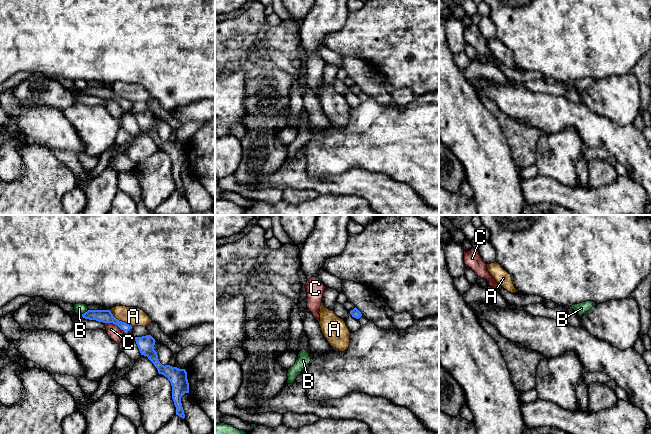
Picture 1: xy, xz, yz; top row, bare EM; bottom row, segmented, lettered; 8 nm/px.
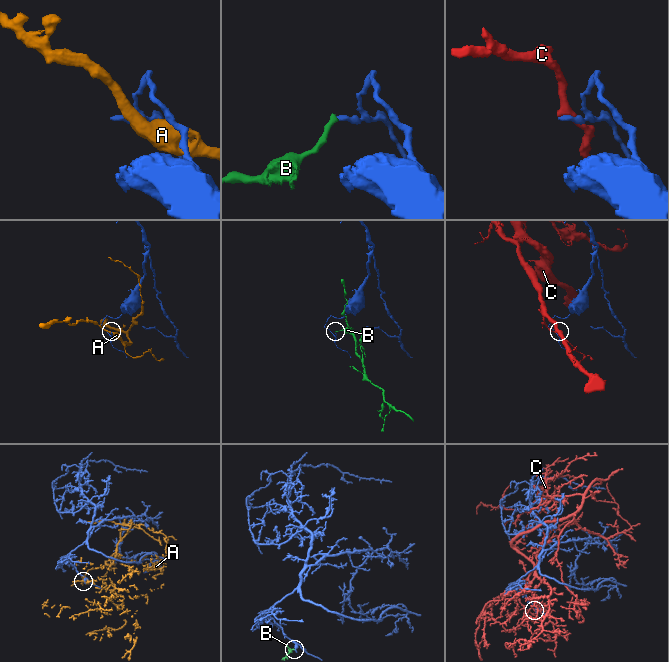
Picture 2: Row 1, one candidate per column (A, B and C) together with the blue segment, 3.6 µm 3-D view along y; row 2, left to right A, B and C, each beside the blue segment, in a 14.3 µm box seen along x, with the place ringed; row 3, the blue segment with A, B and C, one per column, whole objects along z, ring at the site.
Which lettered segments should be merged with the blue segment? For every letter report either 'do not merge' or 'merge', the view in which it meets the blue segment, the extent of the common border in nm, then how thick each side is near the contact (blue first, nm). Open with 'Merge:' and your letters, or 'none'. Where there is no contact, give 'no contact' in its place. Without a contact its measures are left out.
Merge: none
A: do not merge; contact in xy; length 240 nm; calibres 110 and 140 nm
B: do not merge; contact in xy; length 80 nm; calibres 110 and 90 nm
C: do not merge; contact in xy; length 170 nm; calibres 110 and 110 nm

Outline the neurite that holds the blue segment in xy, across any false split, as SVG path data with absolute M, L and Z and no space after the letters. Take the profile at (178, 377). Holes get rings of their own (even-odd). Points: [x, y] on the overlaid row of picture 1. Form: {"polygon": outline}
{"polygon": "M151 335L135 337L136 344L141 355L147 356L148 359L157 368L158 373L168 378L172 386L172 399L176 407L176 415L185 418L184 410L181 403L181 397L189 393L189 383L185 369L179 369L170 365L162 365L158 359L157 352L154 350L155 339Z"}

